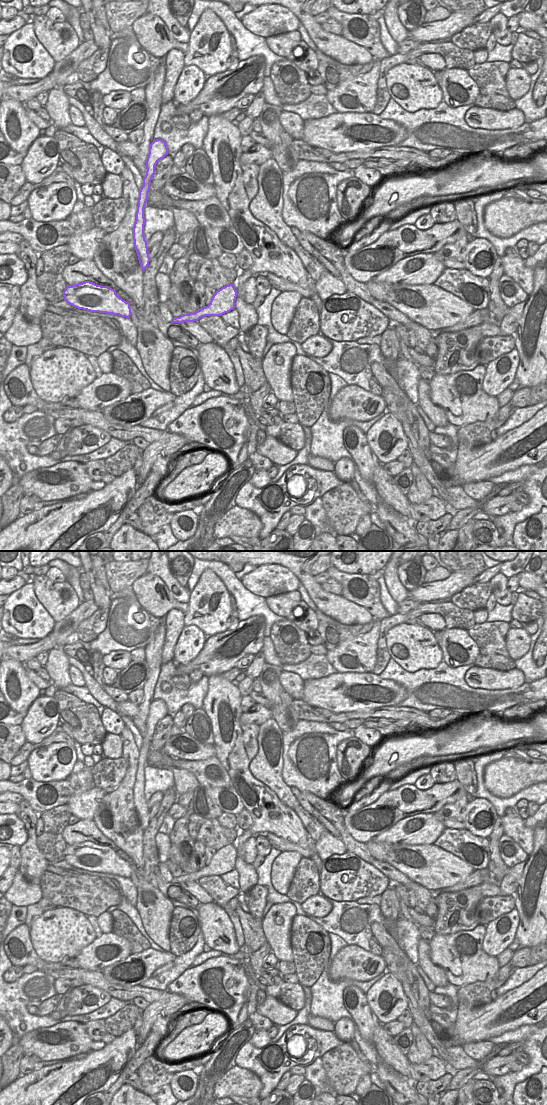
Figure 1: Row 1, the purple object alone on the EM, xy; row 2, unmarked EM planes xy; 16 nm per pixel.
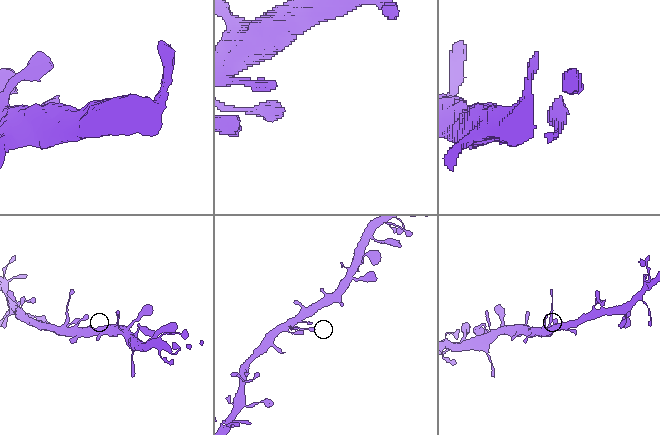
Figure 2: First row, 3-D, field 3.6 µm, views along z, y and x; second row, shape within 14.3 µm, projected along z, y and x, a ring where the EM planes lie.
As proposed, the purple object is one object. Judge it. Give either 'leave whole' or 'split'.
leave whole

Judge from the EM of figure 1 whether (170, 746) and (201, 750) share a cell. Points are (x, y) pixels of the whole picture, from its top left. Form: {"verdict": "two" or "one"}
{"verdict": "one"}

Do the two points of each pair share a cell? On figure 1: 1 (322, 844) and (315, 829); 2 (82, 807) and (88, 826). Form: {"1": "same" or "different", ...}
{"1": "different", "2": "different"}

